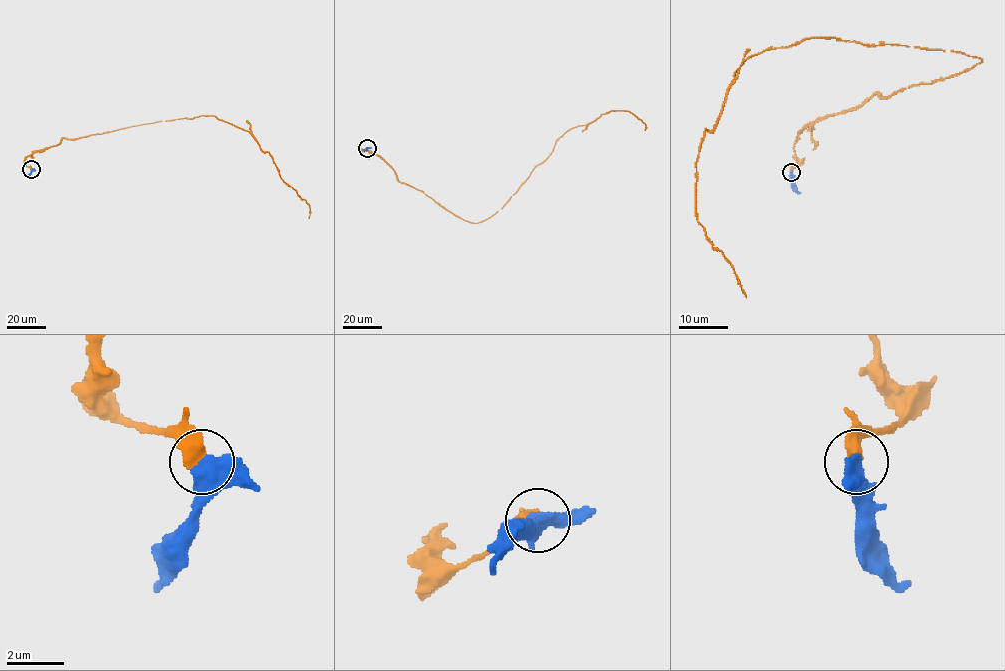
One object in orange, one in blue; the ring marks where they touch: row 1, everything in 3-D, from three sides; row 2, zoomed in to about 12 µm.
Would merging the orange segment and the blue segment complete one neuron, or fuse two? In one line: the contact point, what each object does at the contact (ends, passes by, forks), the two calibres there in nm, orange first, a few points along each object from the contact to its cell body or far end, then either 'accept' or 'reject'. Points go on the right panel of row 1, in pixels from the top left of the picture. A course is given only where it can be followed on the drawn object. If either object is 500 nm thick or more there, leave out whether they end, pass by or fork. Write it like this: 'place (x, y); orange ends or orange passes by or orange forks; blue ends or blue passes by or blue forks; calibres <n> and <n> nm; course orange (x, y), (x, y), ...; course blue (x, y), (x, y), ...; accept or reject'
place (791, 172); calibres 550 and 480 nm; course orange (791, 172), (797, 135), (818, 119), (981, 58), (812, 37), (736, 69), (698, 147), (696, 219), (746, 297); course blue (791, 172), (791, 185), (800, 194); accept

